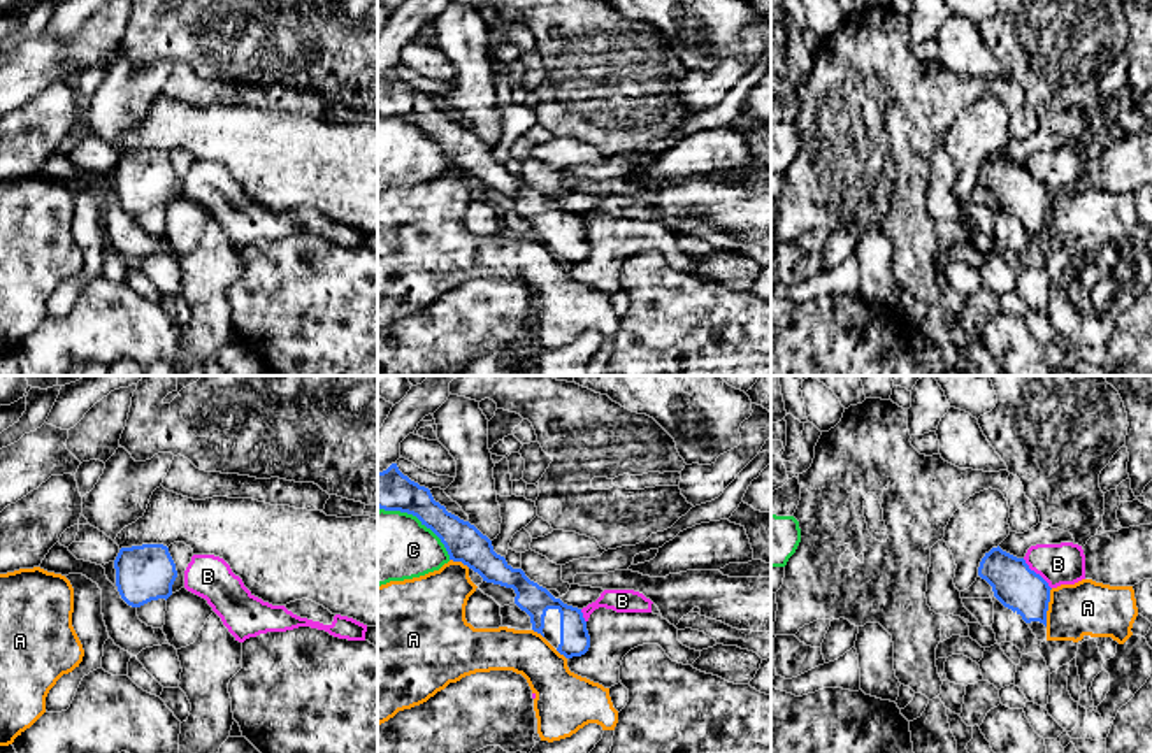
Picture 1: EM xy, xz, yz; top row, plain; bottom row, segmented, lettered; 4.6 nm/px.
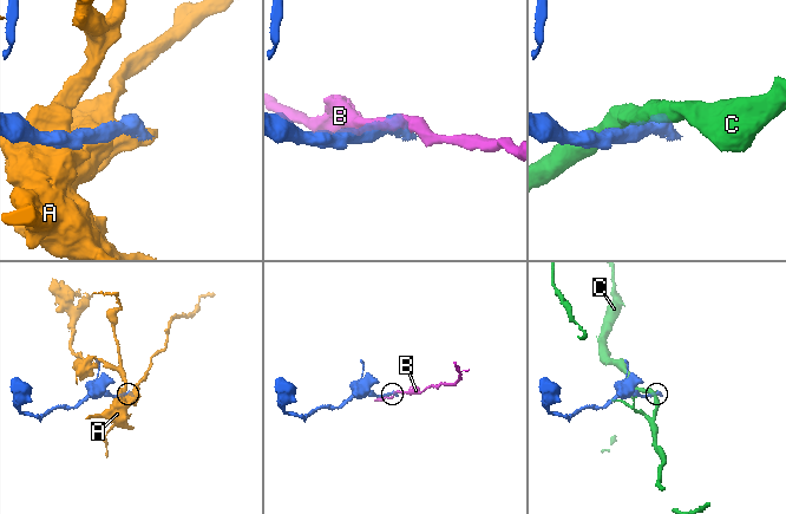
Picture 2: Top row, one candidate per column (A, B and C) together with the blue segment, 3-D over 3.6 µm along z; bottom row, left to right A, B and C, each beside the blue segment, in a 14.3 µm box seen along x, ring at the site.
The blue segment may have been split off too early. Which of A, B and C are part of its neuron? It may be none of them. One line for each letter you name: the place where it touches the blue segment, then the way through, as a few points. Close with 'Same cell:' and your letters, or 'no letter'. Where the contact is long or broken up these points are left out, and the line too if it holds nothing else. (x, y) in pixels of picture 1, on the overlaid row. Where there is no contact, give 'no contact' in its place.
Same cell: no letter

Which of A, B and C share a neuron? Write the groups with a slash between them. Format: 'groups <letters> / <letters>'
groups A / B / C

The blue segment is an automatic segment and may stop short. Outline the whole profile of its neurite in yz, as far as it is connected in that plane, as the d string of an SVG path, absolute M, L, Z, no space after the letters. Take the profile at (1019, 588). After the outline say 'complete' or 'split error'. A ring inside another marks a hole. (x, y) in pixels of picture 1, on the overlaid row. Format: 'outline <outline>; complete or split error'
outline M999 546L992 548L980 562L978 576L985 579L994 597L1013 613L1020 614L1038 641L1047 641L1047 611L1050 602L1048 583Z; split error

